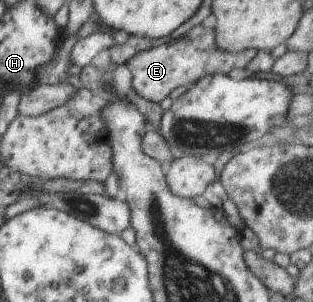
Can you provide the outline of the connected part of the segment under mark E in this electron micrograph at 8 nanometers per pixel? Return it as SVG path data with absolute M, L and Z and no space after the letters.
M200 25L194 26L182 37L168 44L137 53L127 61L125 67L128 73L132 73L131 86L138 95L158 103L168 97L176 87L182 85L189 87L207 76L214 76L214 73L229 75L232 69L246 67L257 53L256 49L246 49L240 53L222 51L218 49L215 29Z

